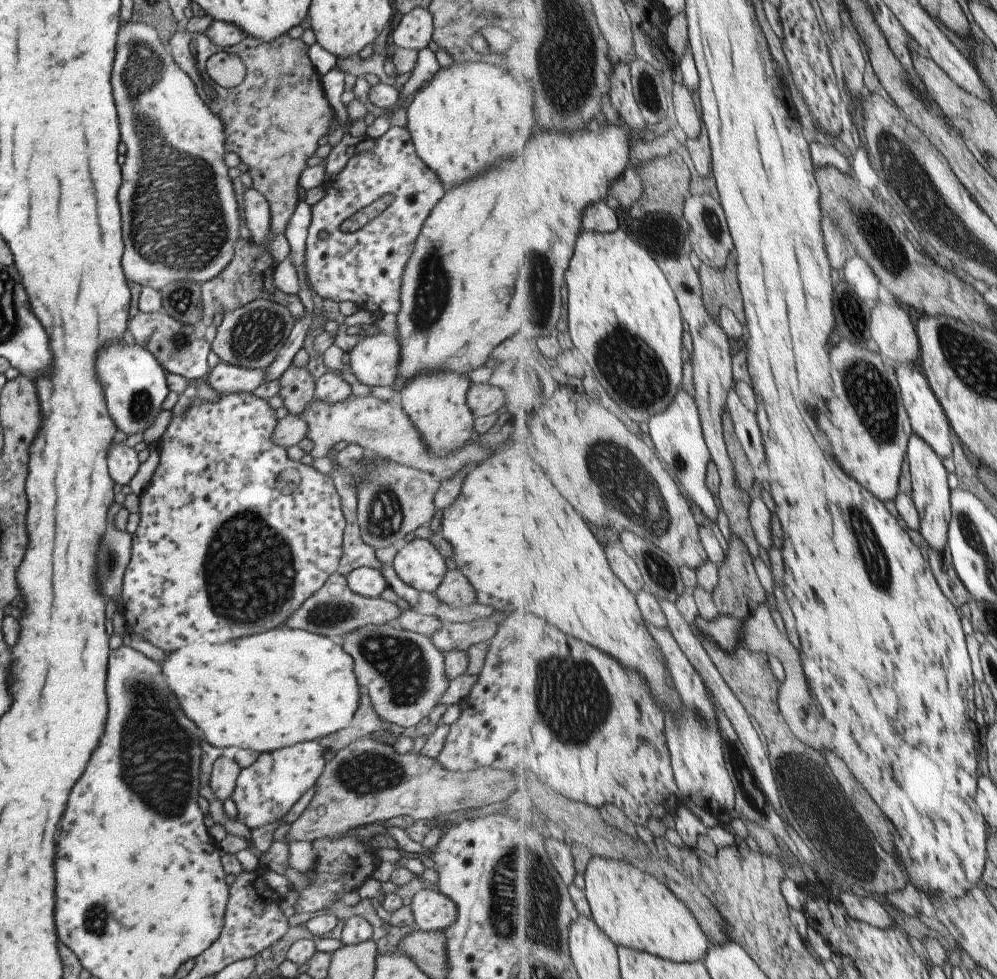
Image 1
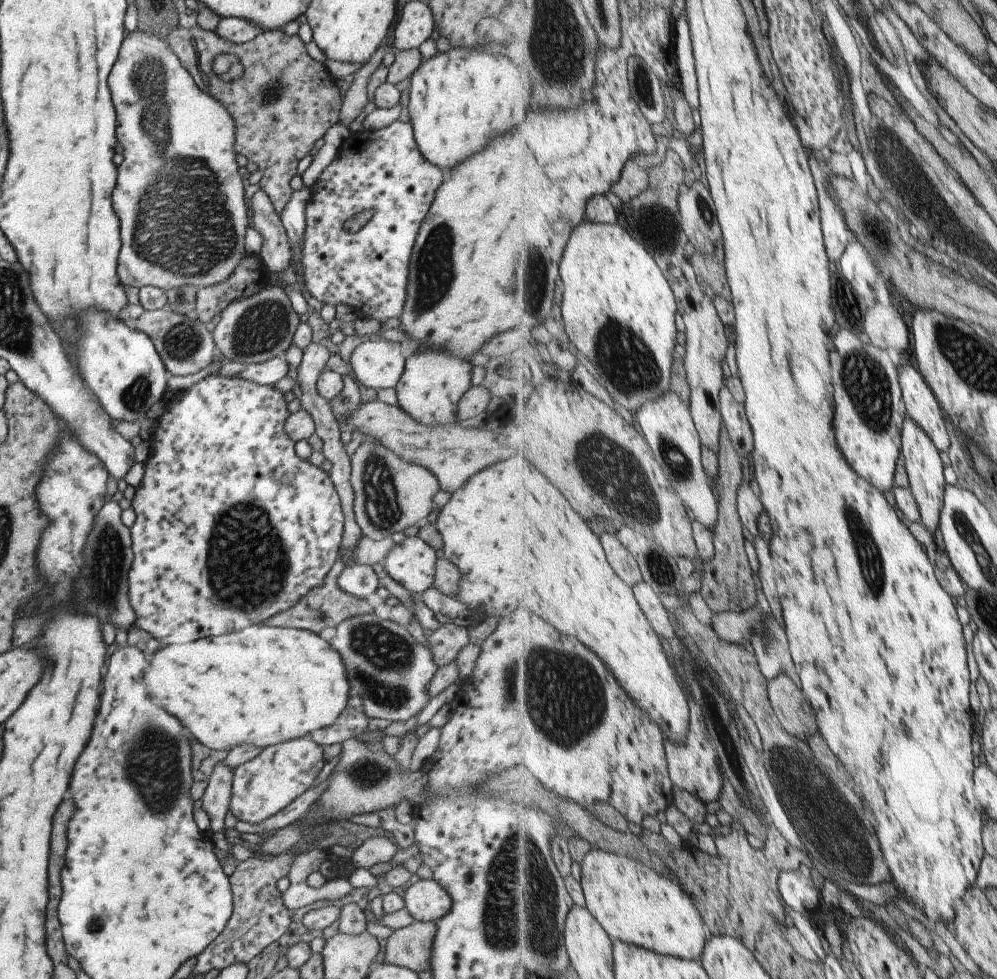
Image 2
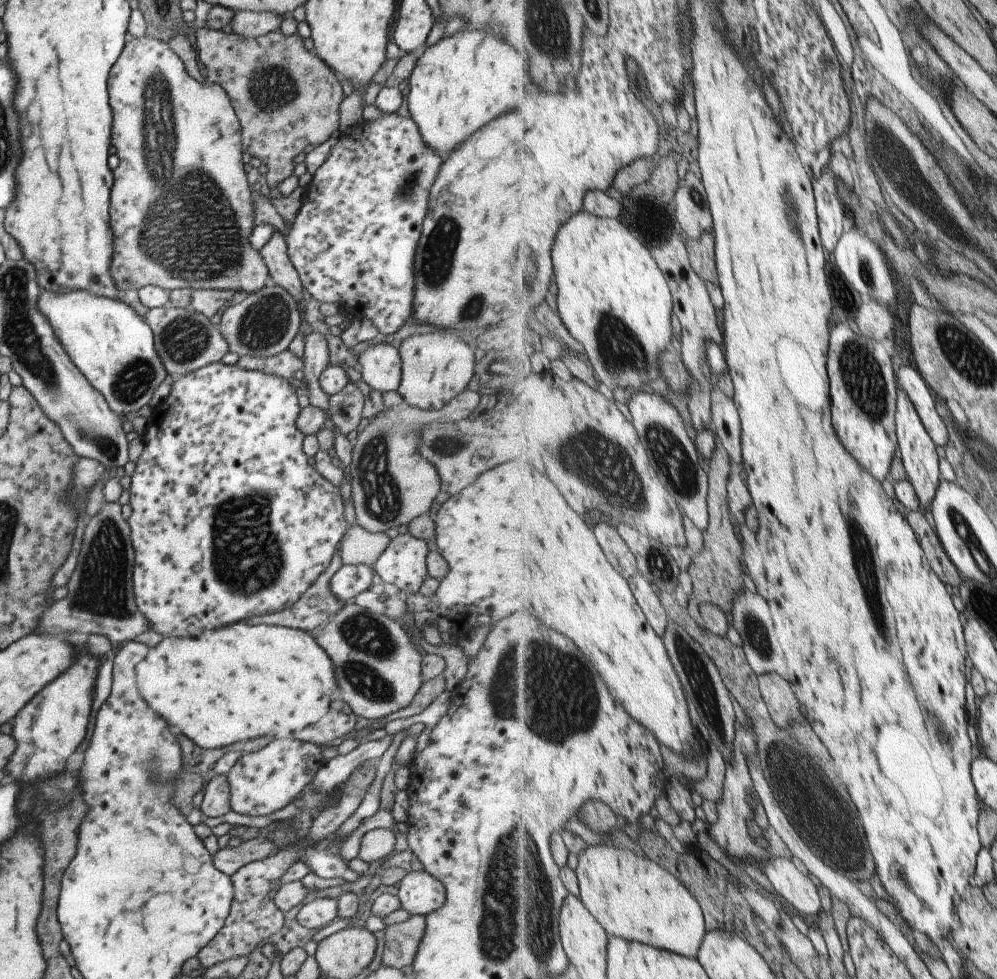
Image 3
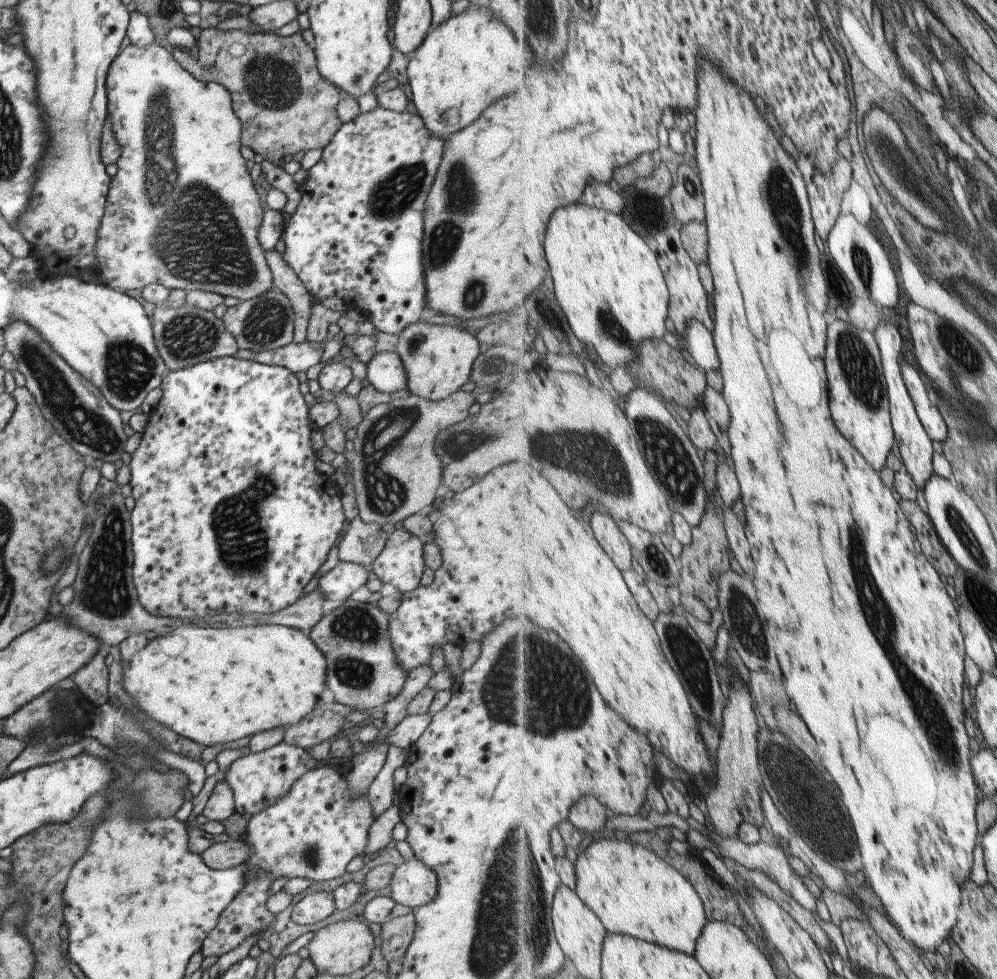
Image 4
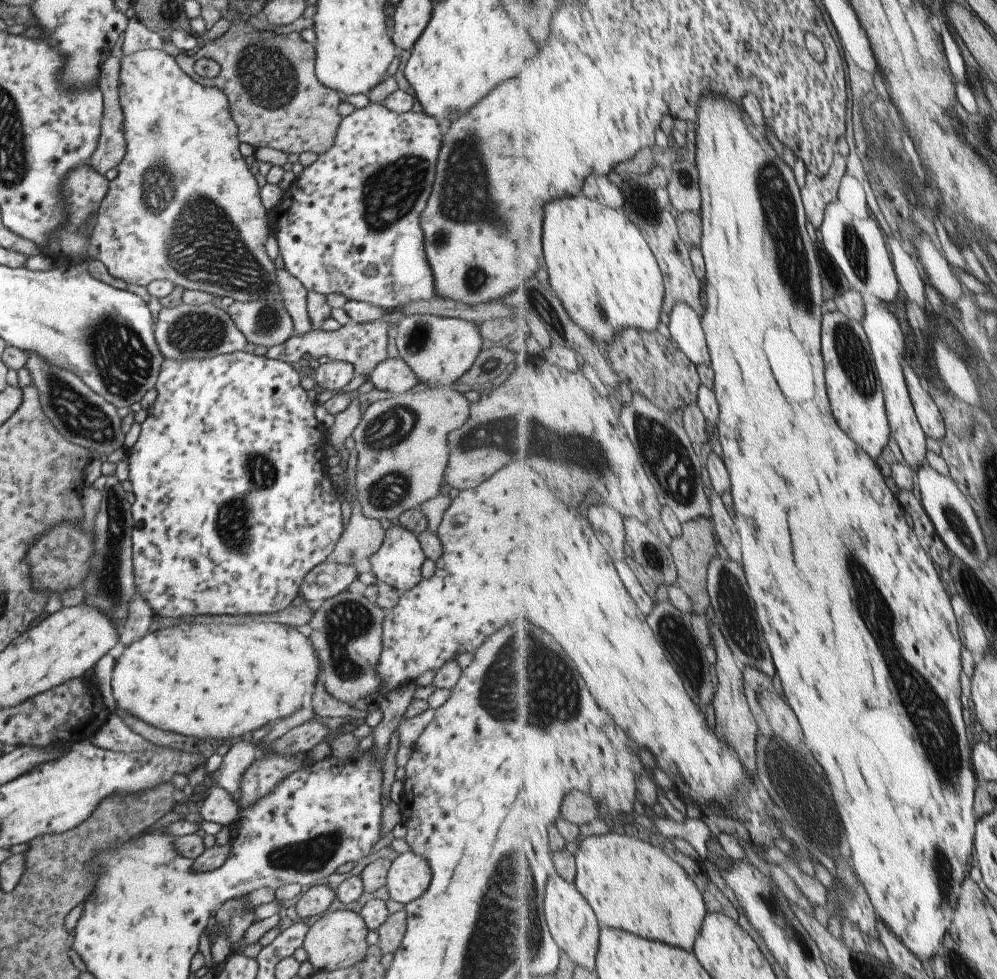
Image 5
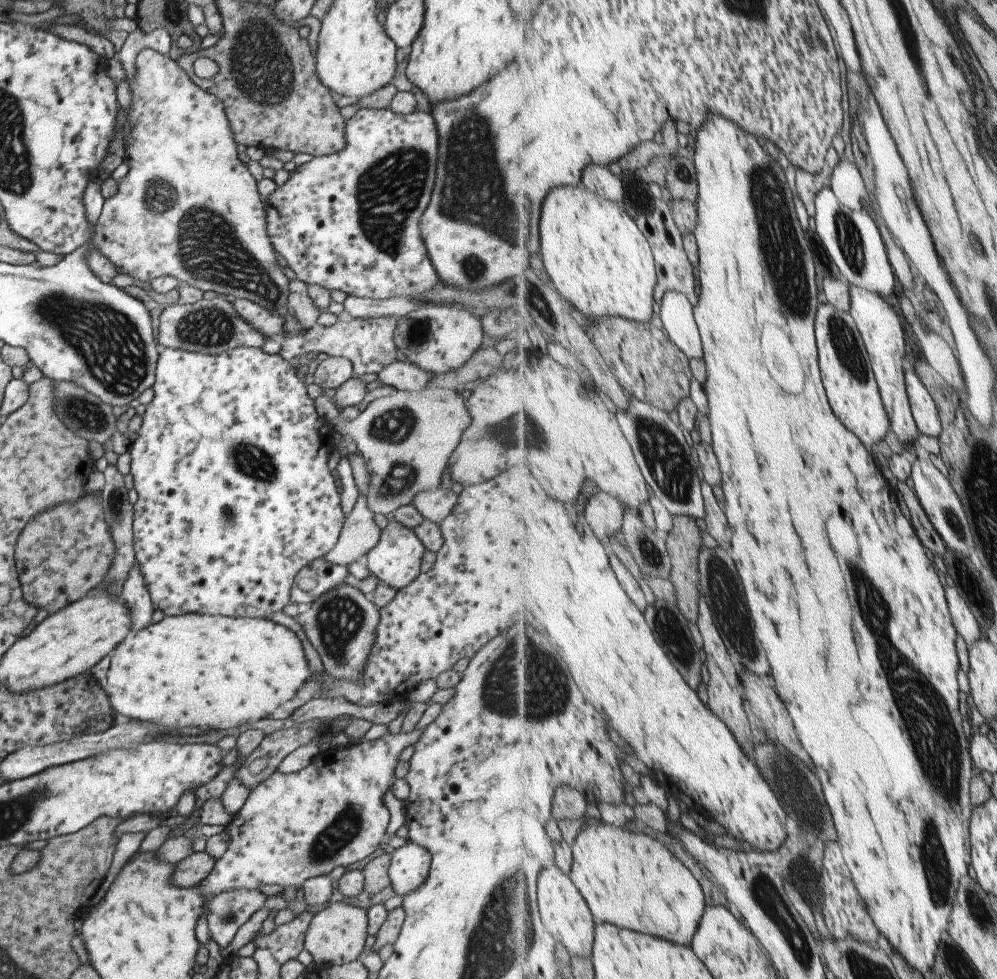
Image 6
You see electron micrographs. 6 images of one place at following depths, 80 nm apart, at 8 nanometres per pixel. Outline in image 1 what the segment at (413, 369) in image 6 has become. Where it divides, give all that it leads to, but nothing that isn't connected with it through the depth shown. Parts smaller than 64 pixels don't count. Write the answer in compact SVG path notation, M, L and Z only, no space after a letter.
M377 333L358 341L348 353L349 368L355 378L367 386L397 388L395 371L399 345L395 334Z

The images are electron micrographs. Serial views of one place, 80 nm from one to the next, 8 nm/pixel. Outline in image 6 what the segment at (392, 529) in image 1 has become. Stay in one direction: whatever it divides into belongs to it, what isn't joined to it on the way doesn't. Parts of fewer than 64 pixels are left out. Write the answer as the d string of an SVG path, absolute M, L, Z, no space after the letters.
M444 388L396 391L369 402L350 422L342 421L339 416L330 422L346 442L355 442L359 456L373 476L367 508L373 514L379 512L384 516L411 504L417 493L438 488L441 472L449 464L450 454L469 423L470 416L461 395Z

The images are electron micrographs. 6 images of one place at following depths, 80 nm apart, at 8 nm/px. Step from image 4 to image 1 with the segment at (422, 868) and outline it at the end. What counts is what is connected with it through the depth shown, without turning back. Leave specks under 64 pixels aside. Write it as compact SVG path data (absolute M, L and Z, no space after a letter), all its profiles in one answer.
M422 889L407 903L410 906L414 923L425 932L443 932L456 917L455 905L439 891Z

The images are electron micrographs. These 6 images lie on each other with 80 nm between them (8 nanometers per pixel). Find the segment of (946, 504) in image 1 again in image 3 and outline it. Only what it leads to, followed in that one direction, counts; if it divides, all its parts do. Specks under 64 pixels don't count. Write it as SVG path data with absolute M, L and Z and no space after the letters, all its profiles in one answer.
M897 378L897 414L895 414L895 420L899 439L898 448L901 450L908 480L913 484L917 496L919 496L921 509L930 517L933 501L936 499L942 481L941 470L939 470L939 452L937 452L936 441L933 440L928 429L925 429L924 422L921 421L911 398L905 394L899 378Z

